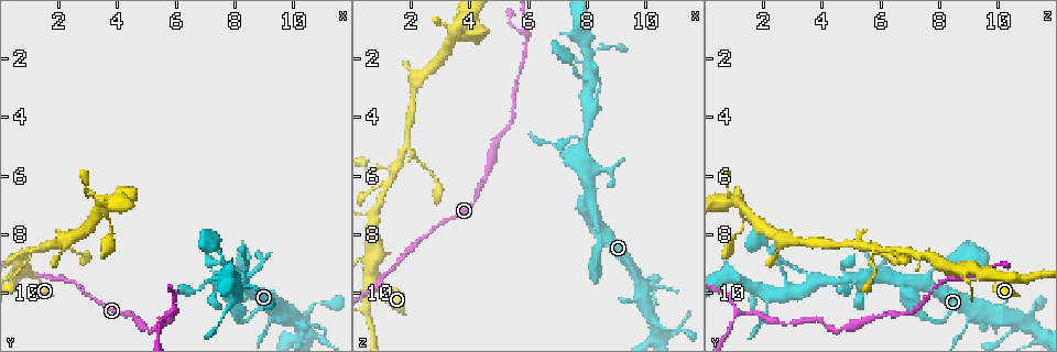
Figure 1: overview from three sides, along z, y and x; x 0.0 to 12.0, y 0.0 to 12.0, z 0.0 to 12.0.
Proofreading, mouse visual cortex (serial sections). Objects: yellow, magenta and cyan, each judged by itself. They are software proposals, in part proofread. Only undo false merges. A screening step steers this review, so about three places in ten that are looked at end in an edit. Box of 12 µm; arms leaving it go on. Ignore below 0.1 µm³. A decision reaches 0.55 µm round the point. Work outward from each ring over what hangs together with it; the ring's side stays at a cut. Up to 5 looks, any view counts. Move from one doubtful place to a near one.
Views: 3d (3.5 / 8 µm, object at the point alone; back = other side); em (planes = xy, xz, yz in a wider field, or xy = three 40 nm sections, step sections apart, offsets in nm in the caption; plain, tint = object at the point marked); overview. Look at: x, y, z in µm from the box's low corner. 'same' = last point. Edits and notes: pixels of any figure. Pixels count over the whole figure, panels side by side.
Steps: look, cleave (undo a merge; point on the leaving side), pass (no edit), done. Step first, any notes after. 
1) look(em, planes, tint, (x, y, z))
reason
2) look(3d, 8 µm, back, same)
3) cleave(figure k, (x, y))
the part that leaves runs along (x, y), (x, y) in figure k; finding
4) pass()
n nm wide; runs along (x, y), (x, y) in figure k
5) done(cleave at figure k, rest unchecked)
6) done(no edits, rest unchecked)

look(3d, 3.5 µm, back, (1.4, 8.4, 5.9))
sharp bend

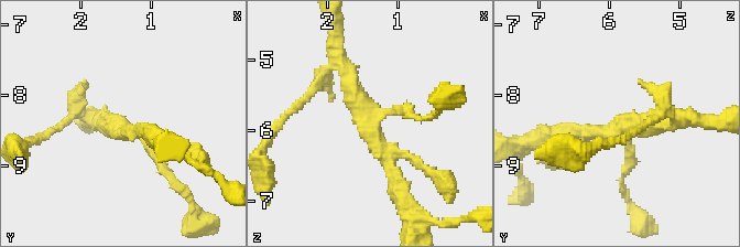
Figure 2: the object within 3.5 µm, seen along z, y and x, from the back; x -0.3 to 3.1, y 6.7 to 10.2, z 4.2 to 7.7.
look(em, xy, step 1, tint, (1.40, 8.50, 5.85))
3 arms; arms of 150, 200, 250 nm

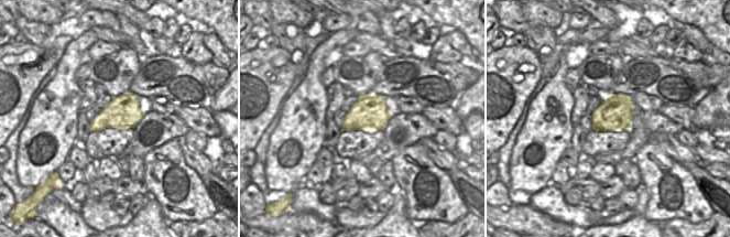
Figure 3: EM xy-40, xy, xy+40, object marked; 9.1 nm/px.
pass()
320 nm wide; runs along (399, 182), (338, 58) in figure 2; one cell here

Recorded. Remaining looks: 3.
look(3d, 3.5 µm, (5.8, 10.6, 1.2))

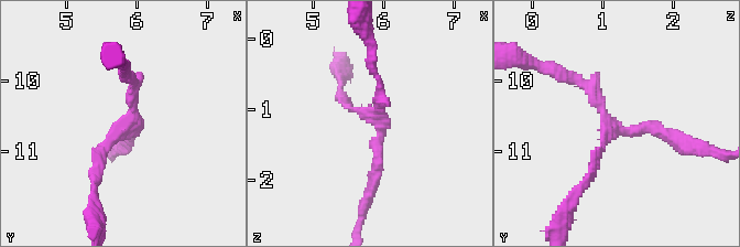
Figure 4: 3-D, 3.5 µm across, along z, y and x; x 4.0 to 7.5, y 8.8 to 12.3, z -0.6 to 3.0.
pass()
3 arms; arms of 100, 150, 200 nm; runs along (674, 139), (609, 126), (587, 183) in figure 4; continuous, no second cell

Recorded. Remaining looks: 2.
done(no edits, rest unchecked)

